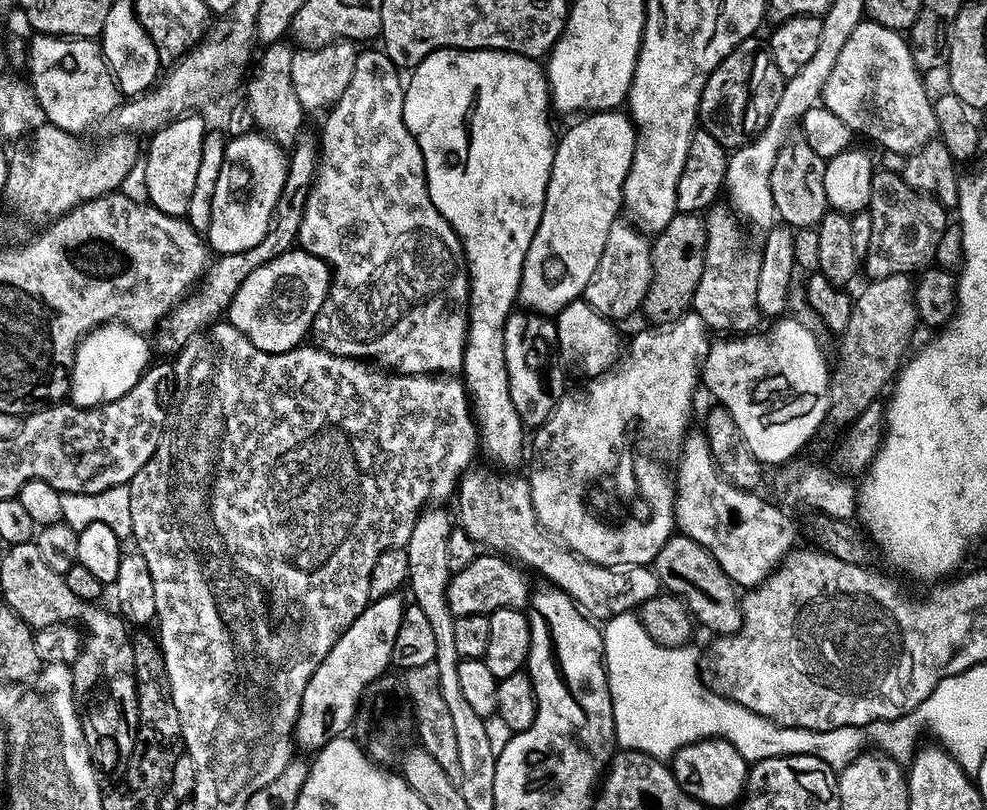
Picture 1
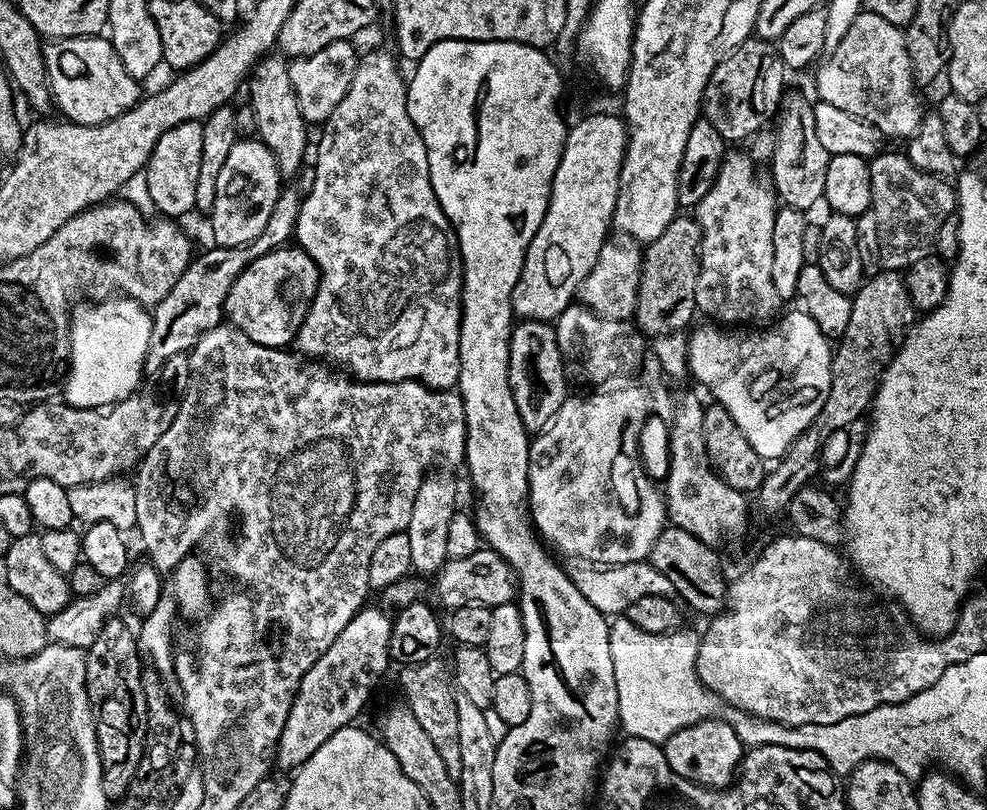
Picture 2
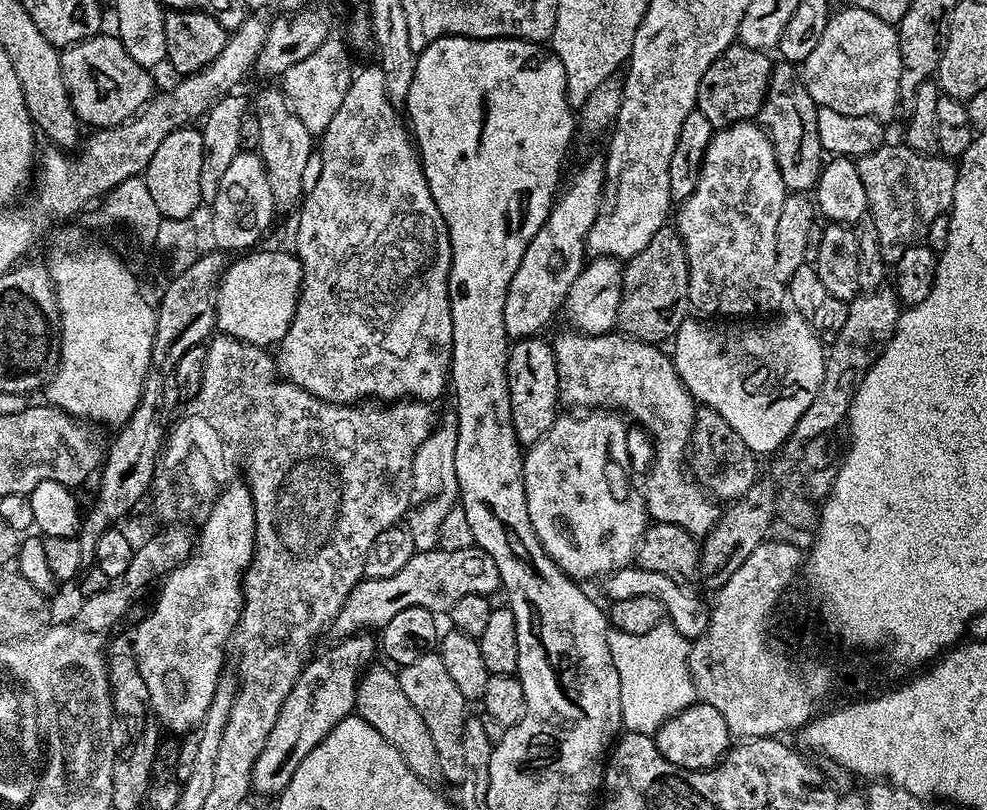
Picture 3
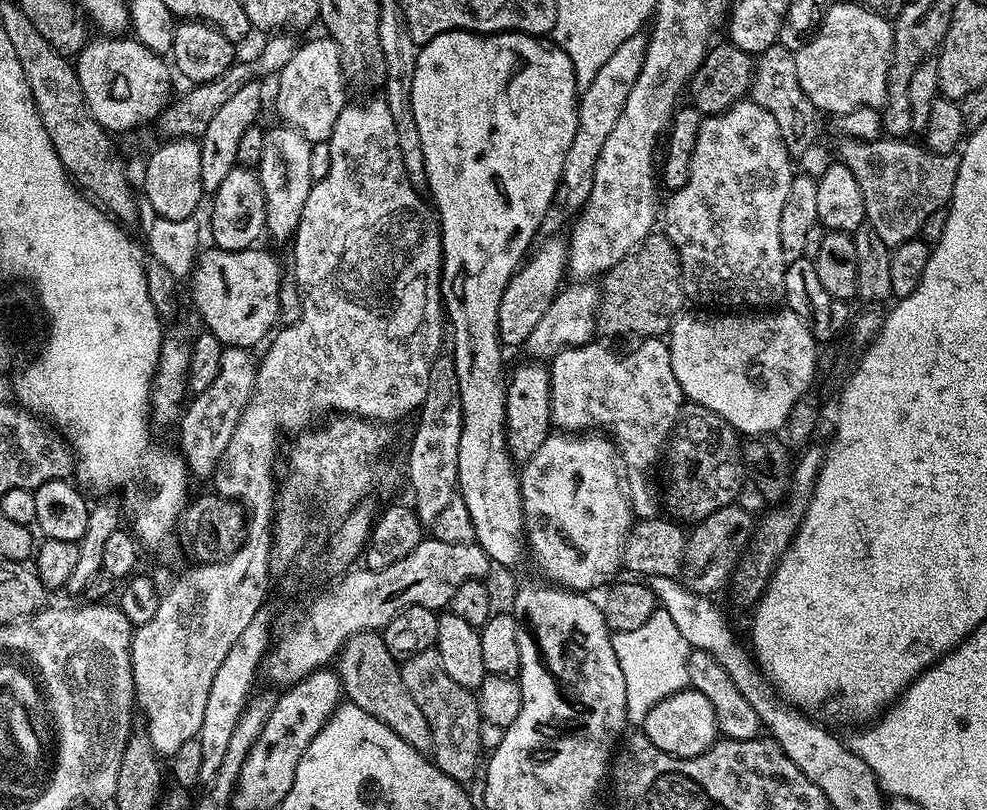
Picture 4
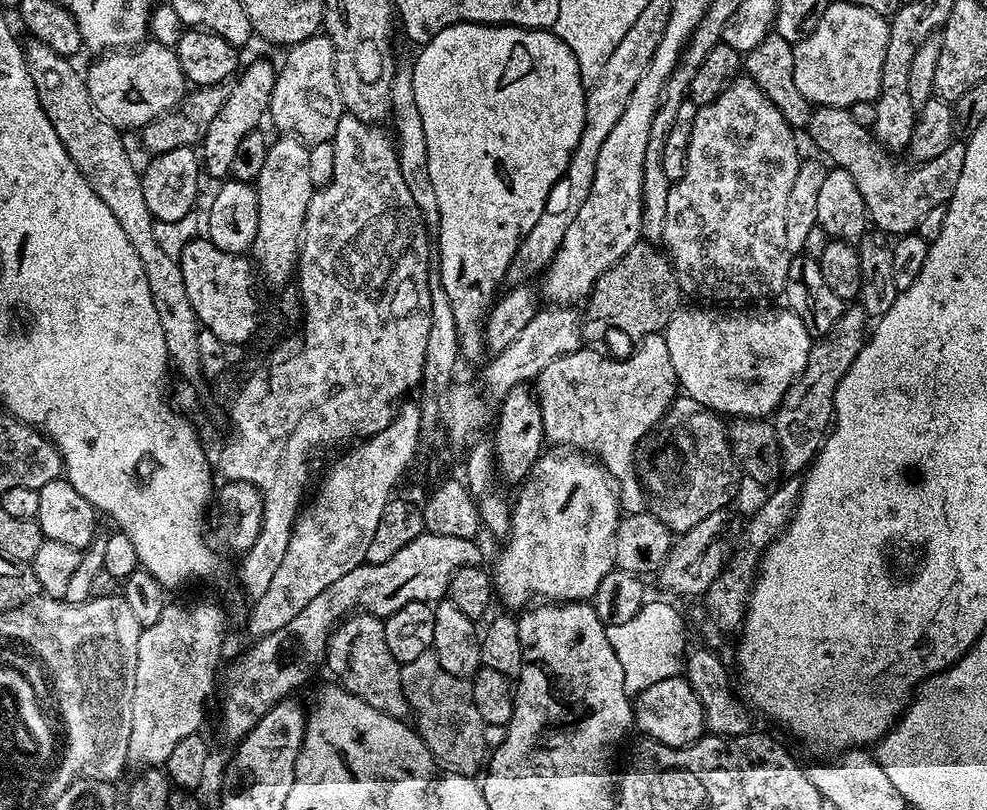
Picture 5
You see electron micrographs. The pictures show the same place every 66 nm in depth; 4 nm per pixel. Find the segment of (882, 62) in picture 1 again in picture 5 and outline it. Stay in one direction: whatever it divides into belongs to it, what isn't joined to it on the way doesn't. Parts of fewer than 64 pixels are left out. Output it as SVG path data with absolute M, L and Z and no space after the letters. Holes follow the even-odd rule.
M855 2L848 4L829 3L828 8L822 14L818 26L806 38L802 38L794 45L792 53L794 54L794 86L798 86L798 94L802 94L808 99L809 105L821 106L824 108L846 108L851 109L852 104L856 102L875 101L876 95L880 92L882 84L882 61L886 58L886 42L888 41L889 21L881 13L872 12L868 8L858 6Z

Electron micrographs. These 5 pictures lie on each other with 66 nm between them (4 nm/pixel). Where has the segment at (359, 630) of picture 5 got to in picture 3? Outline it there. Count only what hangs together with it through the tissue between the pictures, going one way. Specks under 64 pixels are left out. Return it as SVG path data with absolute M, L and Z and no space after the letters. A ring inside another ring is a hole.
M376 662L361 671L360 680L356 684L355 715L370 722L370 726L374 726L374 730L378 730L378 734L382 734L386 742L394 745L398 754L402 754L406 766L414 770L414 774L429 782L439 781L441 775L438 766L438 749L434 747L434 741L430 738L430 730L422 719L422 714L414 710L410 698L402 694L399 675L391 667L388 668L383 668L379 662Z

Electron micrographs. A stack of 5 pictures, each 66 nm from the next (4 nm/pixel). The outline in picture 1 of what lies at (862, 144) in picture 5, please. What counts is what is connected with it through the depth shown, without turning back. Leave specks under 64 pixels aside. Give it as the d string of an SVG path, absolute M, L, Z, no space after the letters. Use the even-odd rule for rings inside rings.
M887 170L873 175L872 197L866 211L872 216L870 246L862 258L862 272L868 280L890 278L890 274L912 274L923 269L935 257L938 242L950 223L949 213L935 196L915 192L900 172Z

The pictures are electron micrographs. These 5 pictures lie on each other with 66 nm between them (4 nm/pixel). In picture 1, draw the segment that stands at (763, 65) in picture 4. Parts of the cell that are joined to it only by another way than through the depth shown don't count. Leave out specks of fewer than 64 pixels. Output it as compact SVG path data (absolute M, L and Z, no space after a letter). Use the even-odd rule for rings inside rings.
M800 134L793 135L778 150L774 170L770 172L770 190L774 197L777 217L789 227L798 229L815 227L828 211L826 198L826 160L814 152L813 147Z

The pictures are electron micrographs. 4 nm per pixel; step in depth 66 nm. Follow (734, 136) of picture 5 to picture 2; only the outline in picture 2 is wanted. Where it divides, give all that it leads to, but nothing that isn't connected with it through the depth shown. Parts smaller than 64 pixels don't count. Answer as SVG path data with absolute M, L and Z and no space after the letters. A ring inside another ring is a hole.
M729 151L727 155L720 161L720 169L716 171L716 177L712 179L711 186L706 190L706 194L700 202L696 204L694 209L694 219L696 225L700 228L700 269L698 270L698 286L694 286L694 298L696 299L696 307L702 313L705 312L707 319L712 322L719 322L724 326L736 326L741 320L741 325L748 326L751 320L767 321L772 311L778 305L778 297L774 290L774 280L770 278L770 265L774 258L774 248L772 239L774 238L774 218L776 217L776 209L778 207L777 195L767 179L759 180L756 177L756 168L752 165L752 160L744 152Z

